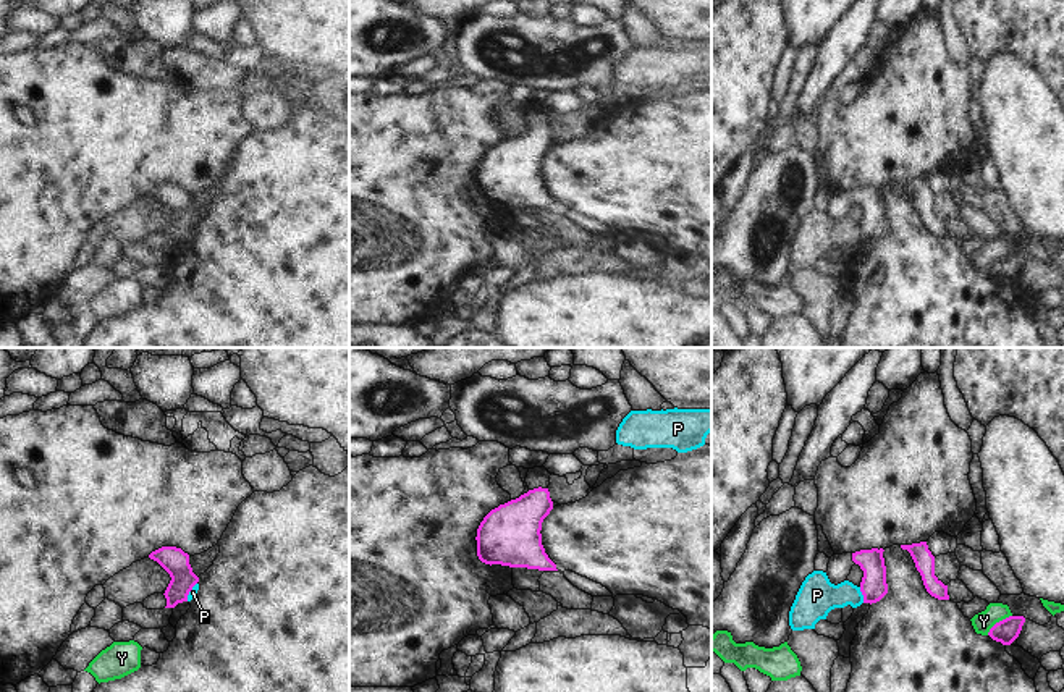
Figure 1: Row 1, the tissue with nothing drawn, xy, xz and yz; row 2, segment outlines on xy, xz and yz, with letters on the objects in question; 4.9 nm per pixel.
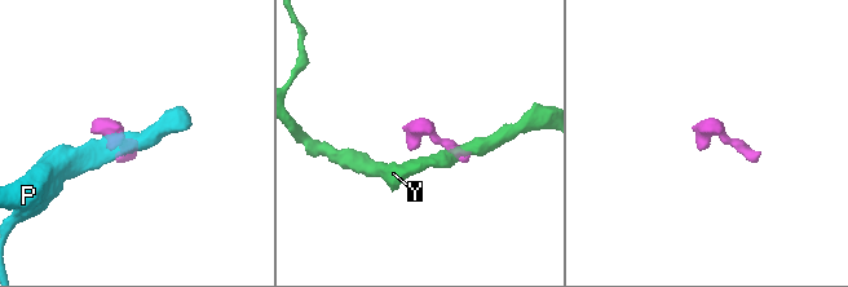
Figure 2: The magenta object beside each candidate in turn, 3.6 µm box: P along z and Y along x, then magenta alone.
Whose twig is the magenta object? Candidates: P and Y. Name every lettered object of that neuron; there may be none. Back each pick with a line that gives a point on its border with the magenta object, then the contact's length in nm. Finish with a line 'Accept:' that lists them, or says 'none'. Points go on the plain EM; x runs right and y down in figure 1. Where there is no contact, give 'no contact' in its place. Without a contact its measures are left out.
Accept: none

